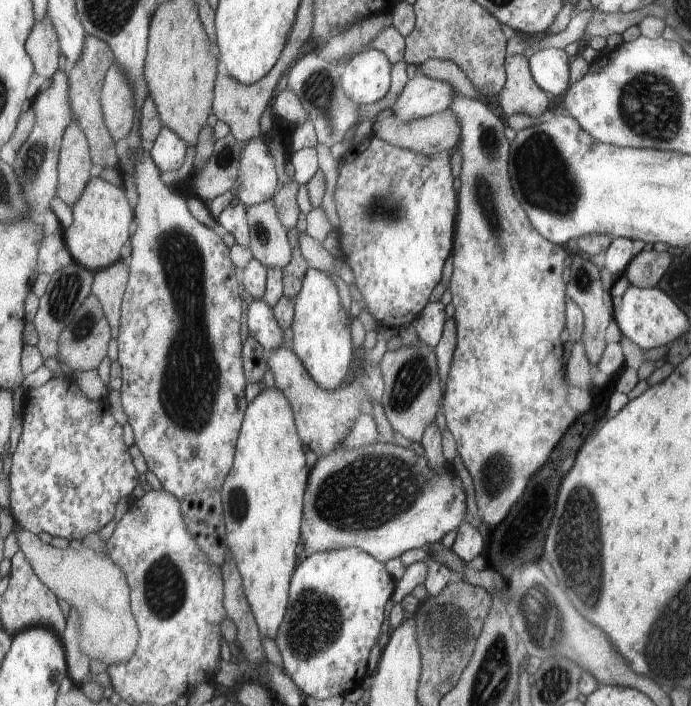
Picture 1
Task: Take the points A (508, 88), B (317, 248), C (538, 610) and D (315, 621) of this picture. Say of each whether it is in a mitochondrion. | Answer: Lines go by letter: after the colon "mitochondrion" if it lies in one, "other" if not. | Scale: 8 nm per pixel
A: other
B: other
C: mitochondrion
D: mitochondrion

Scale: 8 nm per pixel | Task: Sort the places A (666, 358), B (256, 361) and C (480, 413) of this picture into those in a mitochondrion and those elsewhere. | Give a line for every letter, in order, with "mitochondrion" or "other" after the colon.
A: other
B: other
C: other

